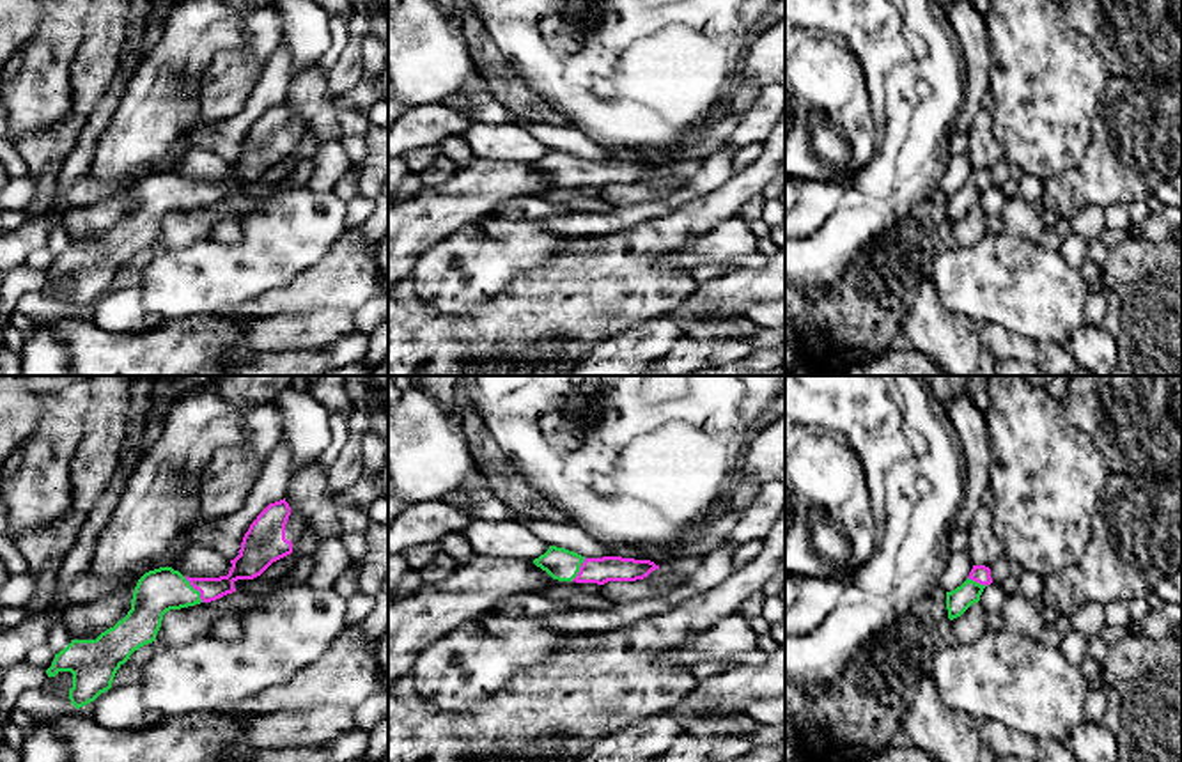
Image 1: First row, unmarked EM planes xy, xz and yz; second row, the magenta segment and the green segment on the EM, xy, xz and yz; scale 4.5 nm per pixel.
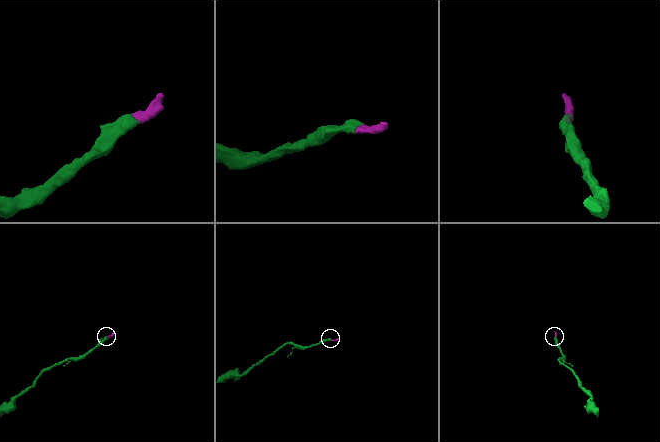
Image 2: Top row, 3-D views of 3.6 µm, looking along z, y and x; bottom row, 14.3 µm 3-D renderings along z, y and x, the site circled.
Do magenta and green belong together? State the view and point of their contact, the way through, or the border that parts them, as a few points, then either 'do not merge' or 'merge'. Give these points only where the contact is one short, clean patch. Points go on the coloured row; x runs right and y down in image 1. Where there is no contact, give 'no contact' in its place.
xy (195, 589) | across xy (245, 566), (220, 587), (195, 589), (160, 590) | merge

